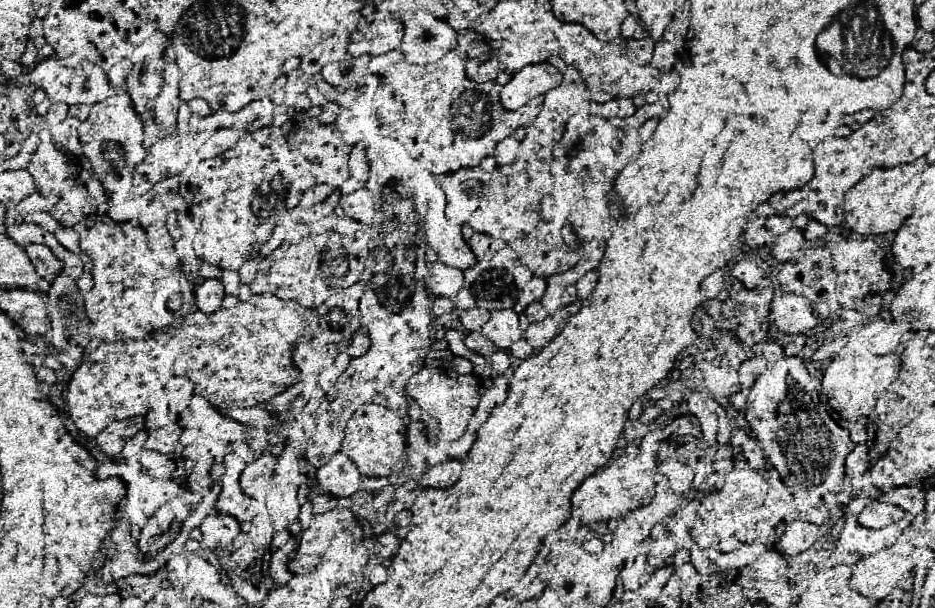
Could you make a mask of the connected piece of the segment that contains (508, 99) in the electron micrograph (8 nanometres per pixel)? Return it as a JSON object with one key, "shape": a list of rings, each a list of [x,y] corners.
{"shape":[[[546,62],[524,66],[518,74],[512,76],[512,80],[508,84],[502,86],[500,104],[506,110],[518,110],[530,98],[546,94],[560,82],[564,82],[562,72],[558,72],[554,66],[550,66]]]}

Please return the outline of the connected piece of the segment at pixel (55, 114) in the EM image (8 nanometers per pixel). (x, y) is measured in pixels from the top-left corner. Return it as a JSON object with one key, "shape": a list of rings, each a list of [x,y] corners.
{"shape":[[[64,102],[52,104],[50,110],[48,110],[48,116],[46,116],[46,120],[48,120],[50,124],[60,124],[60,122],[66,120],[66,118],[68,118],[68,106],[66,106]]]}

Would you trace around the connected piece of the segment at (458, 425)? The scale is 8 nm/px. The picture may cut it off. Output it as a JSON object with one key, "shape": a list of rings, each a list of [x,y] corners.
{"shape":[[[422,370],[418,374],[414,374],[408,384],[406,384],[406,392],[408,396],[420,406],[422,416],[420,416],[420,424],[426,430],[428,440],[432,442],[432,446],[438,446],[440,442],[452,442],[458,440],[464,430],[466,424],[472,416],[472,412],[476,410],[478,402],[480,402],[480,392],[476,390],[478,386],[478,378],[472,374],[456,374],[456,372],[448,372],[448,370]]]}

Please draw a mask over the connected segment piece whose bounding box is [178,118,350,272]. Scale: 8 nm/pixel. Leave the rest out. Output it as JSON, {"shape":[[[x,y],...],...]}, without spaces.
{"shape":[[[292,118],[282,128],[284,130],[274,130],[266,126],[244,132],[226,154],[194,166],[190,176],[182,180],[178,192],[194,222],[196,234],[192,238],[192,250],[196,252],[198,266],[202,260],[204,264],[214,264],[224,272],[236,272],[244,260],[254,260],[260,254],[260,248],[272,228],[282,224],[284,214],[298,206],[308,188],[320,184],[336,190],[346,180],[346,160],[350,146],[342,142],[332,124],[320,124],[318,120],[310,118]]]}

